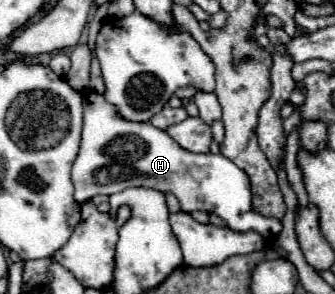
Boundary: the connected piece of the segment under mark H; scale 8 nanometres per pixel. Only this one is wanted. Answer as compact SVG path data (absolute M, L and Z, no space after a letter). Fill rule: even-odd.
M89 90L83 98L85 102L85 122L83 122L83 138L77 160L73 162L71 180L75 186L75 200L85 202L97 194L115 194L131 186L155 188L159 192L173 192L183 212L205 210L221 216L231 230L245 232L255 230L263 238L271 238L281 232L281 222L265 218L261 214L253 214L249 210L251 204L251 182L249 176L235 166L229 158L221 154L193 154L165 134L165 130L155 128L149 122L131 122L119 116L119 110L109 104L103 94ZM117 140L117 154L137 154L135 162L117 160L107 154L111 142Z

